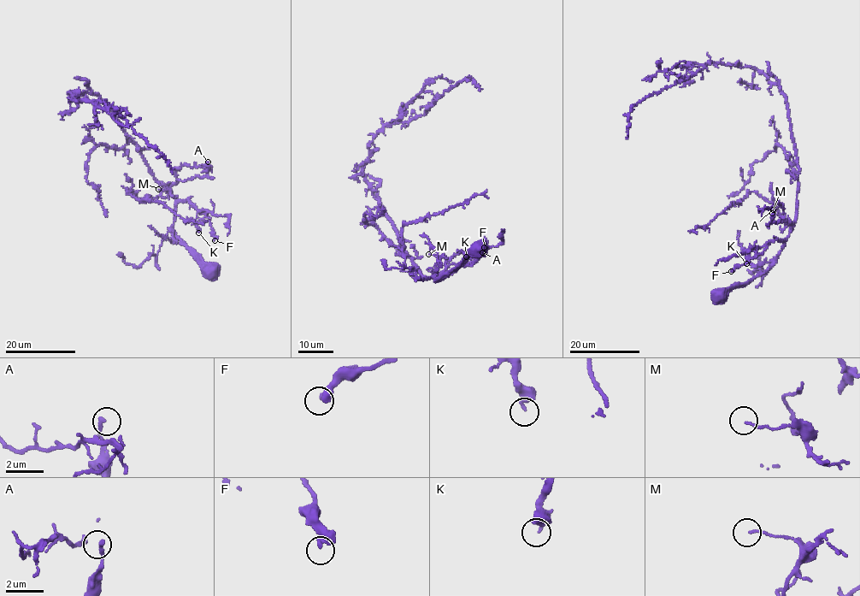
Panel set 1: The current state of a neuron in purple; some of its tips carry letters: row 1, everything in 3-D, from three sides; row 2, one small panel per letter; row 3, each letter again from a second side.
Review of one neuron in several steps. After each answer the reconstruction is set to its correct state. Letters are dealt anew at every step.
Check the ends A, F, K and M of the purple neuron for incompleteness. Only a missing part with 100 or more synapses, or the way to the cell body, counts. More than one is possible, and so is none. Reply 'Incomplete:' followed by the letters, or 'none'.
Incomplete: none

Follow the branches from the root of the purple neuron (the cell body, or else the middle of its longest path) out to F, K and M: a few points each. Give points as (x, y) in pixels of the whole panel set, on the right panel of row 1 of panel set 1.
F: (722, 294), (764, 273), (775, 261), (785, 240), (773, 240), (762, 254), (738, 265), (731, 271)
K: (722, 294), (764, 273), (775, 261), (785, 240), (774, 239), (751, 250), (746, 263)
M: (722, 294), (733, 286), (751, 281), (775, 261), (789, 233), (791, 223), (774, 221), (771, 217), (772, 213)

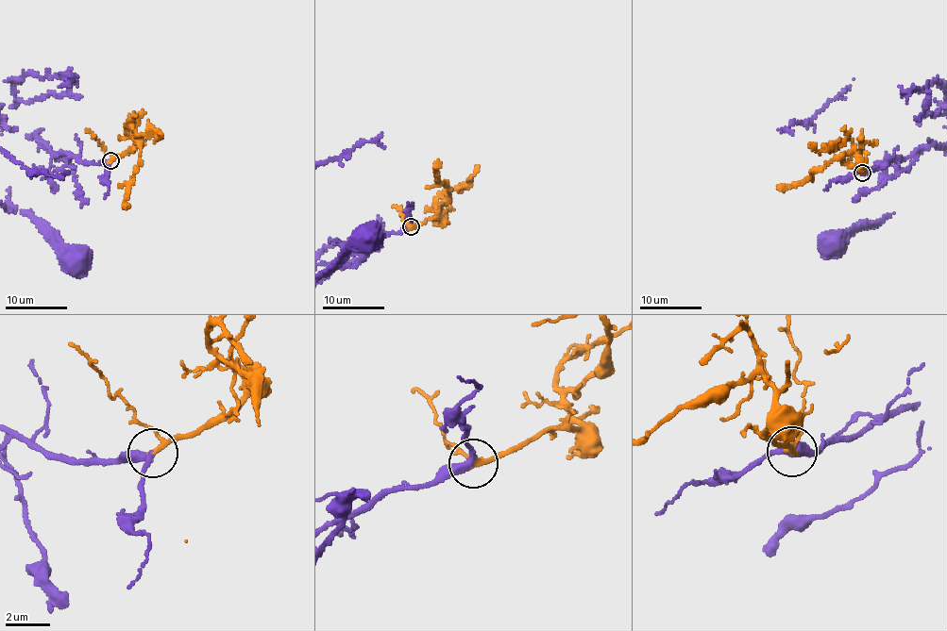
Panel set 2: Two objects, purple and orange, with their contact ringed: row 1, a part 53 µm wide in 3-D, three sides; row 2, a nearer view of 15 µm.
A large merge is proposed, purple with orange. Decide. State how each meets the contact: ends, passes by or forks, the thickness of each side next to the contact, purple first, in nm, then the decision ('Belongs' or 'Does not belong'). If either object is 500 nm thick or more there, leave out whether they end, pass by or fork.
At the ring purple passes by. At the ring orange passes by. Thickness 280 nm (purple) against 200 nm. Belongs

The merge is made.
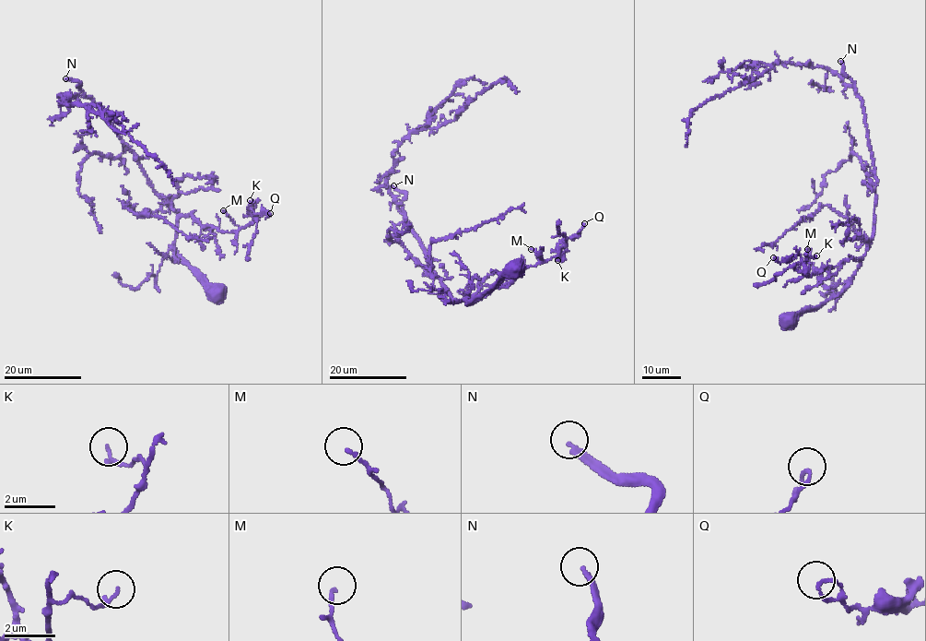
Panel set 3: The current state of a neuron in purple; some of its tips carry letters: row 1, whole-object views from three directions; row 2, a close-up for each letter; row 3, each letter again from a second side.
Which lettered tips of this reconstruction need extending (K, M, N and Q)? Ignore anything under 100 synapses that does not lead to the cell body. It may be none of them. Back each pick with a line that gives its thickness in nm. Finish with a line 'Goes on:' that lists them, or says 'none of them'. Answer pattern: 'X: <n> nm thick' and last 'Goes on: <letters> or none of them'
N: 240 nm thick
Goes on: N

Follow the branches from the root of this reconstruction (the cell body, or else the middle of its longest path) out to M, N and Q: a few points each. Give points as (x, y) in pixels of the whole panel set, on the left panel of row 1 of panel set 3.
M: (216, 290), (181, 257), (174, 239), (178, 218), (191, 214), (203, 226), (235, 231), (239, 228), (223, 210)
N: (216, 290), (174, 246), (177, 213), (155, 193), (138, 156), (80, 82), (65, 78)
Q: (216, 290), (174, 246), (178, 218), (191, 214), (203, 226), (231, 231), (252, 222), (248, 208), (270, 213)

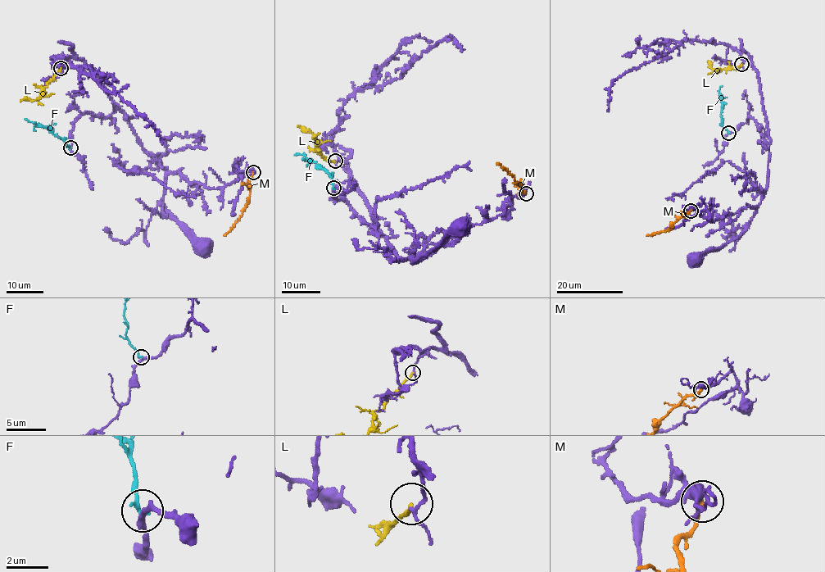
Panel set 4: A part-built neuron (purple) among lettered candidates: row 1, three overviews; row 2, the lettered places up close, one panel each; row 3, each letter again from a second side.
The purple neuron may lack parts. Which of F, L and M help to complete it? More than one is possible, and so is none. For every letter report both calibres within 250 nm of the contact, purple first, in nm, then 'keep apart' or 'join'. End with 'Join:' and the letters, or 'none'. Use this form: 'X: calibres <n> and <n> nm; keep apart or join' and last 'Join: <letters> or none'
F: calibres 240 and 200 nm; keep apart
L: calibres 140 and 170 nm; join
M: calibres 360 and 200 nm; keep apart
Join: L

